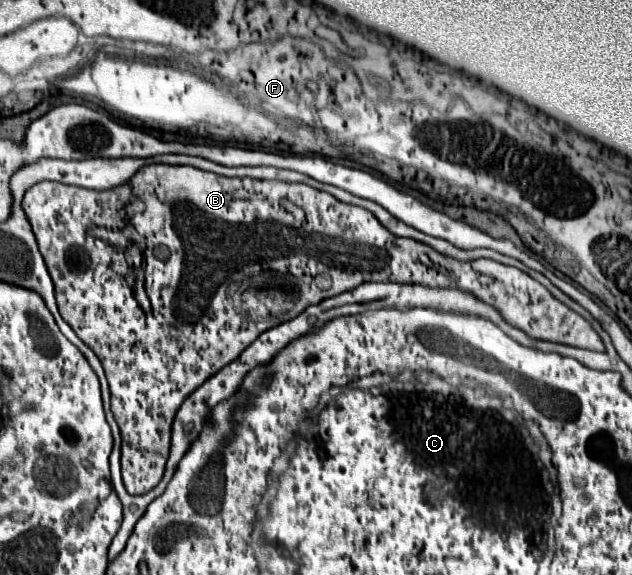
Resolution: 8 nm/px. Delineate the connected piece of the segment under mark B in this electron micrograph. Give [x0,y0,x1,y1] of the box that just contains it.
[23,164,605,494]

